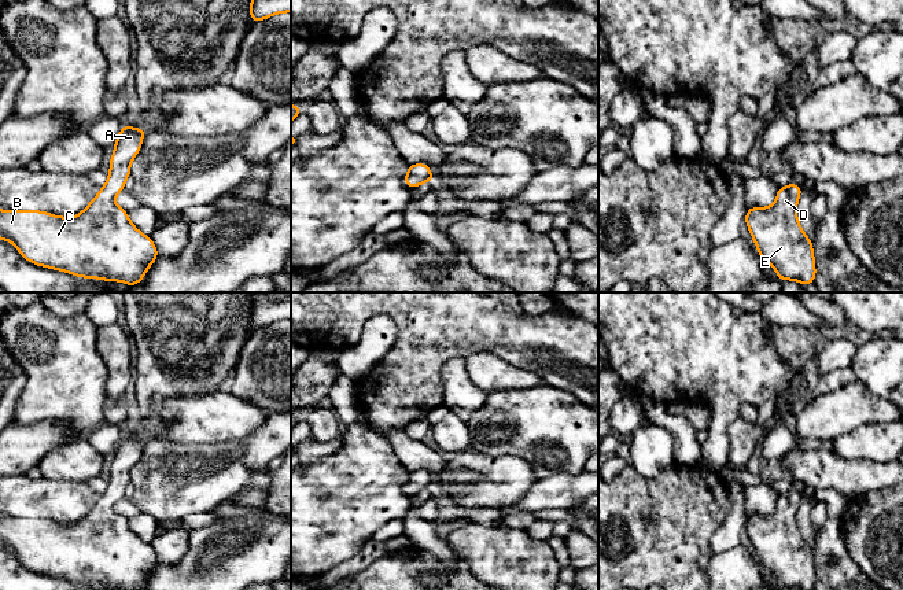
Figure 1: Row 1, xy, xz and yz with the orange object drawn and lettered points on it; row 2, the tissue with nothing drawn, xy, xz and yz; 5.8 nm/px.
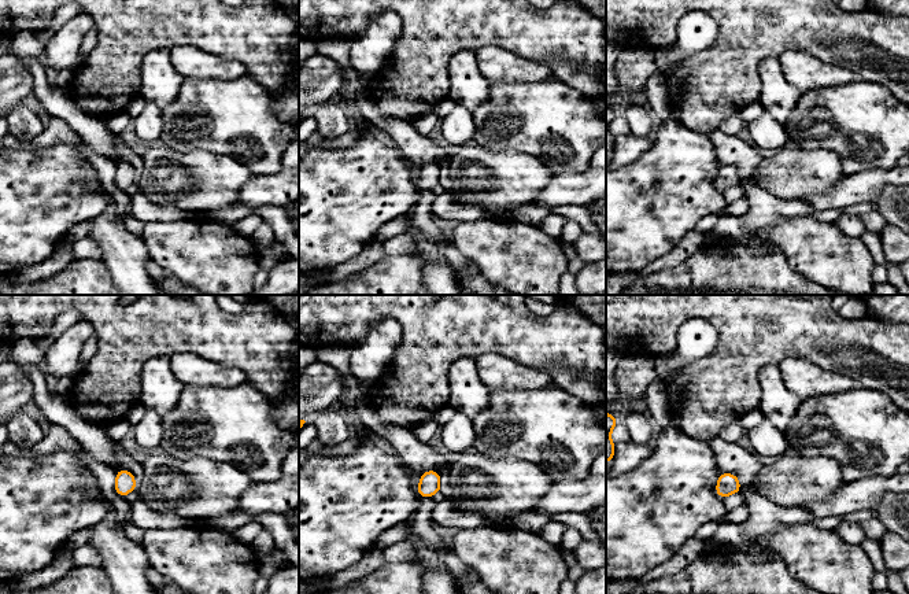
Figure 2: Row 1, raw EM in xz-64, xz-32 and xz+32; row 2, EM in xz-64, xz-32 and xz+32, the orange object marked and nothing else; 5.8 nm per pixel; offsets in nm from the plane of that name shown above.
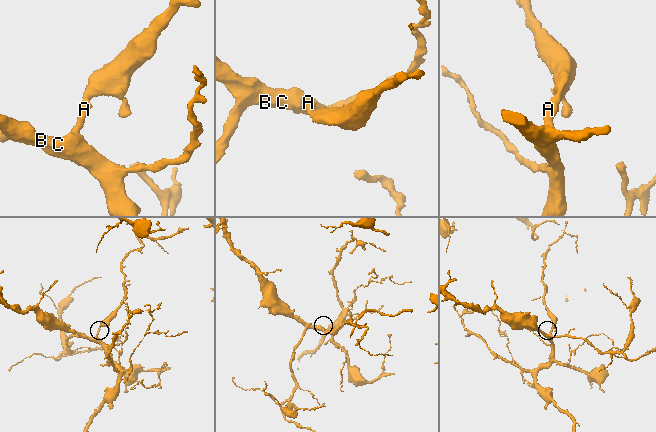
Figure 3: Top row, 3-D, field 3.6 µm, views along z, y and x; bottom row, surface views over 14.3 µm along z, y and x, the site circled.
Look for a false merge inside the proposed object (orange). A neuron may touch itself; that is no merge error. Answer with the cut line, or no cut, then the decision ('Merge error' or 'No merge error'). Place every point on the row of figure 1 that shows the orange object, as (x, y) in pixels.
No split. No merge error

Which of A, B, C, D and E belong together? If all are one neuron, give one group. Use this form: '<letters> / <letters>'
A B C D E

